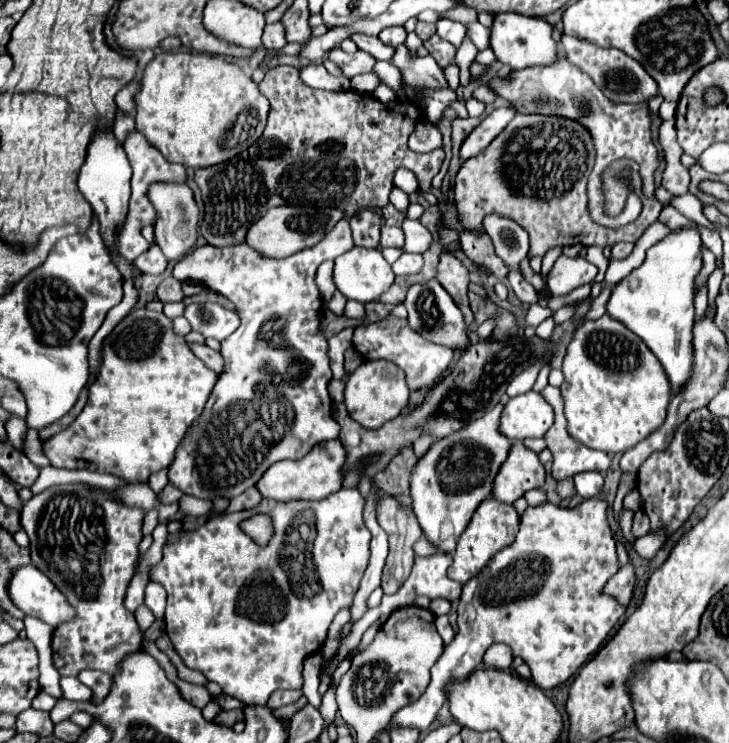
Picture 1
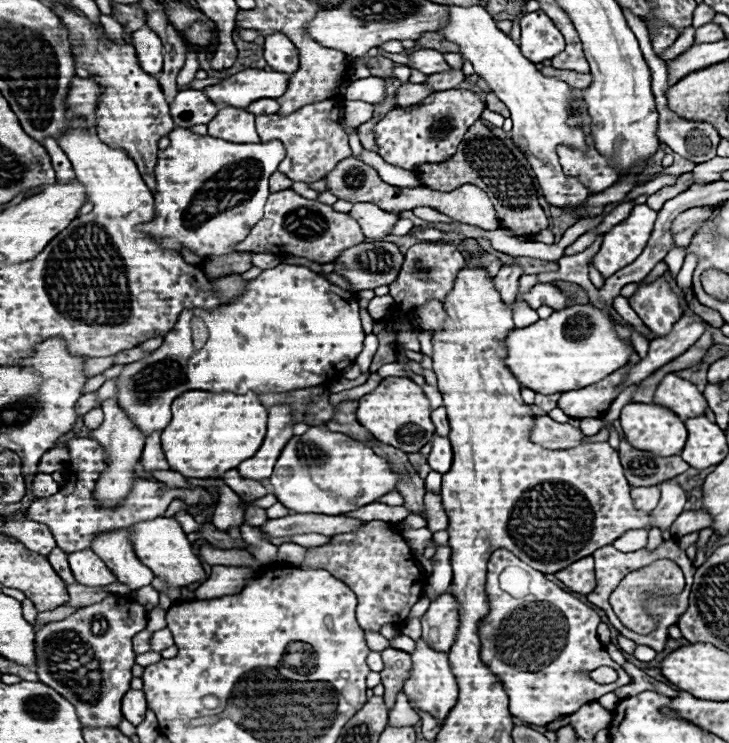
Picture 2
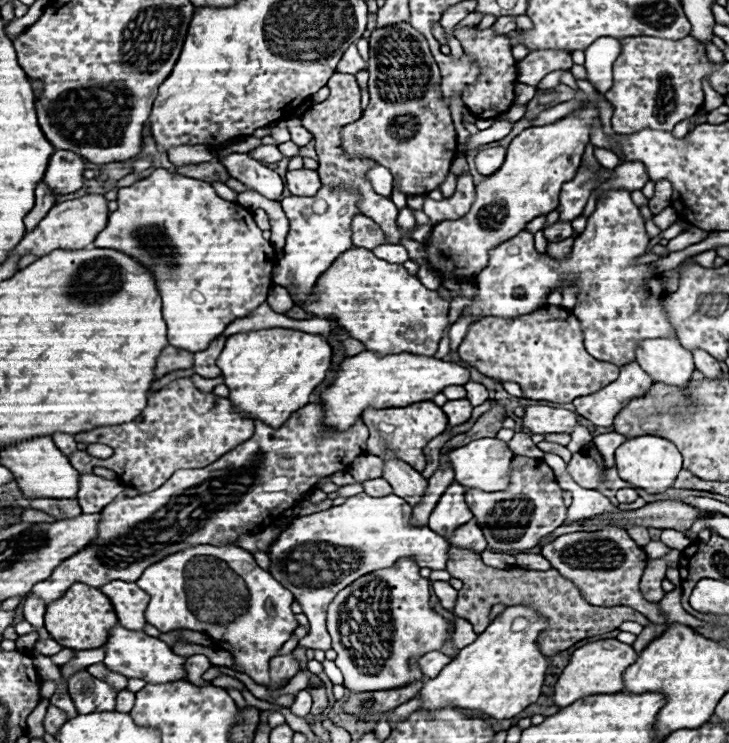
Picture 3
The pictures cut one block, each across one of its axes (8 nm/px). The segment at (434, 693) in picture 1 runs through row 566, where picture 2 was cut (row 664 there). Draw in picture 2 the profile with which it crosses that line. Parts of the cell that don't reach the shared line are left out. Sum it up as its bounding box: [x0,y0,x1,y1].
[480,550,630,726]

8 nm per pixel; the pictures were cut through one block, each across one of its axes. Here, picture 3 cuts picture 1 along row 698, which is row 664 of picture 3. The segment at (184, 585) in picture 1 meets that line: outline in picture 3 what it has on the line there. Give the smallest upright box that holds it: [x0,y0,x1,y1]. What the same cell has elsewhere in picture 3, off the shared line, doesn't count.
[136,546,298,686]

